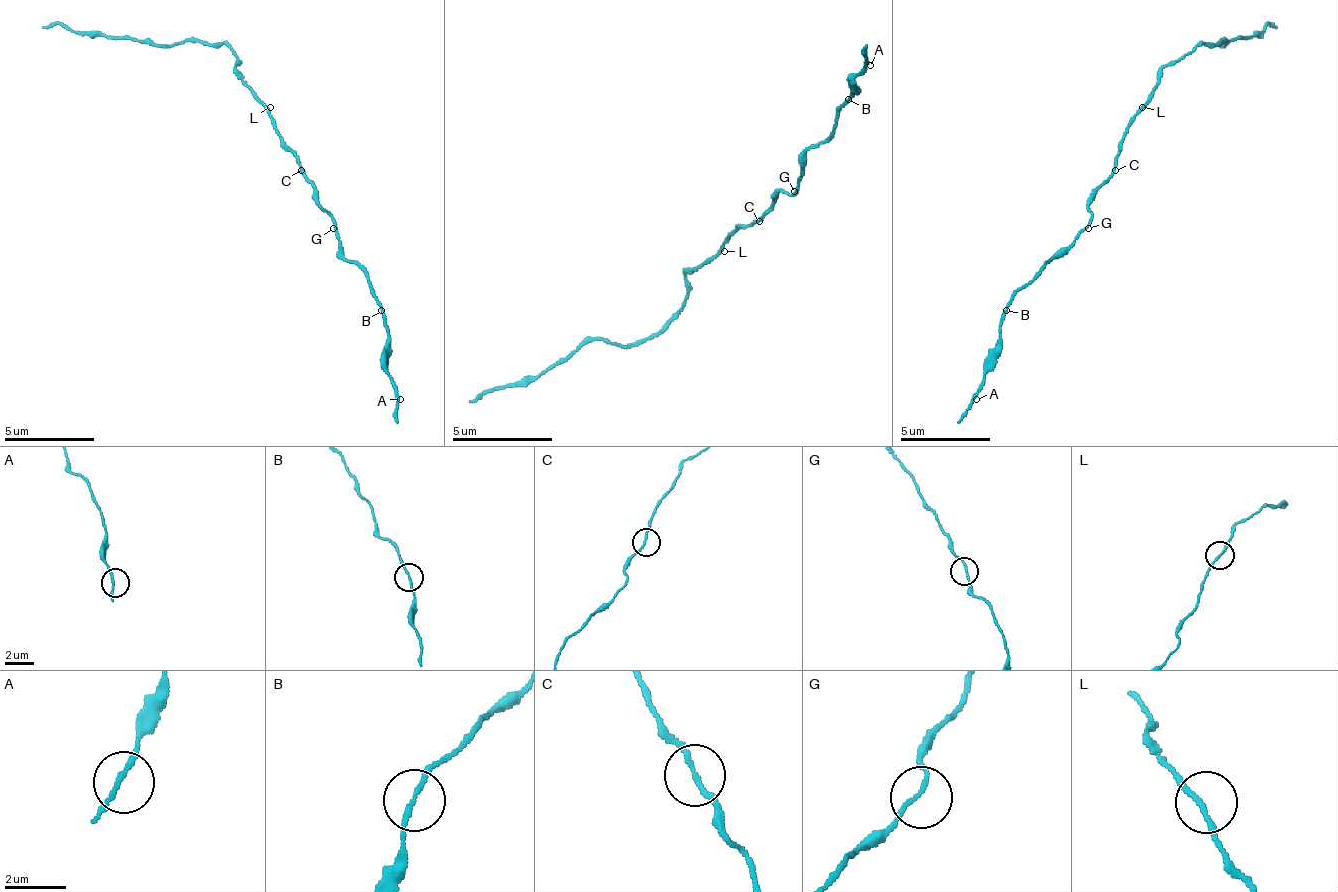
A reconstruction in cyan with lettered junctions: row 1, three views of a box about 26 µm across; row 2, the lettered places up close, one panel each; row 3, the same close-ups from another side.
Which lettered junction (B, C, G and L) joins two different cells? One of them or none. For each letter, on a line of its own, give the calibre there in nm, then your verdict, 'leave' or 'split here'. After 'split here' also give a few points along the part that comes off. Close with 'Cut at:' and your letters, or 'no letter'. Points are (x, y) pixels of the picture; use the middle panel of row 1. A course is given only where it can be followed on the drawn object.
B: 130 nm thick; leave
C: 150 nm thick; leave
G: 130 nm thick; leave
L: 160 nm thick; leave
Cut at: no letter

